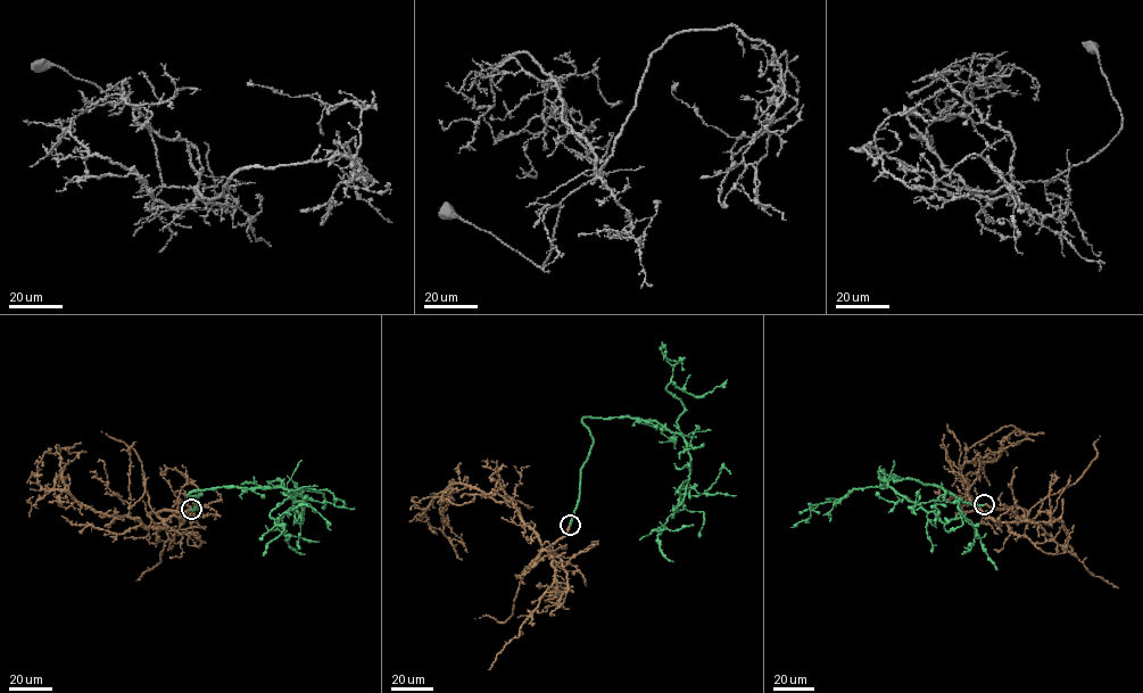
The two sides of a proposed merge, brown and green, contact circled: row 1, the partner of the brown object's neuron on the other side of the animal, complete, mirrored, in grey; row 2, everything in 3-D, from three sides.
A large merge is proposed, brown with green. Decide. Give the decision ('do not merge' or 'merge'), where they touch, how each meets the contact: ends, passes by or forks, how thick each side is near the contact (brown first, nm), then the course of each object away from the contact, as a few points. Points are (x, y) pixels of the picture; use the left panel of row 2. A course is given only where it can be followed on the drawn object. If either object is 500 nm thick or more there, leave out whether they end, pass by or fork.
merge; at (191, 509); brown ends there; green ends there; 480 nm thick on the brown side, 440 nm on the other; brown runs (191, 509), (163, 510), (162, 529), (80, 504), (65, 488), (55, 446), (81, 442); green runs (191, 509), (198, 491), (287, 488), (304, 500), (304, 514), (290, 508), (276, 528), (319, 542)

